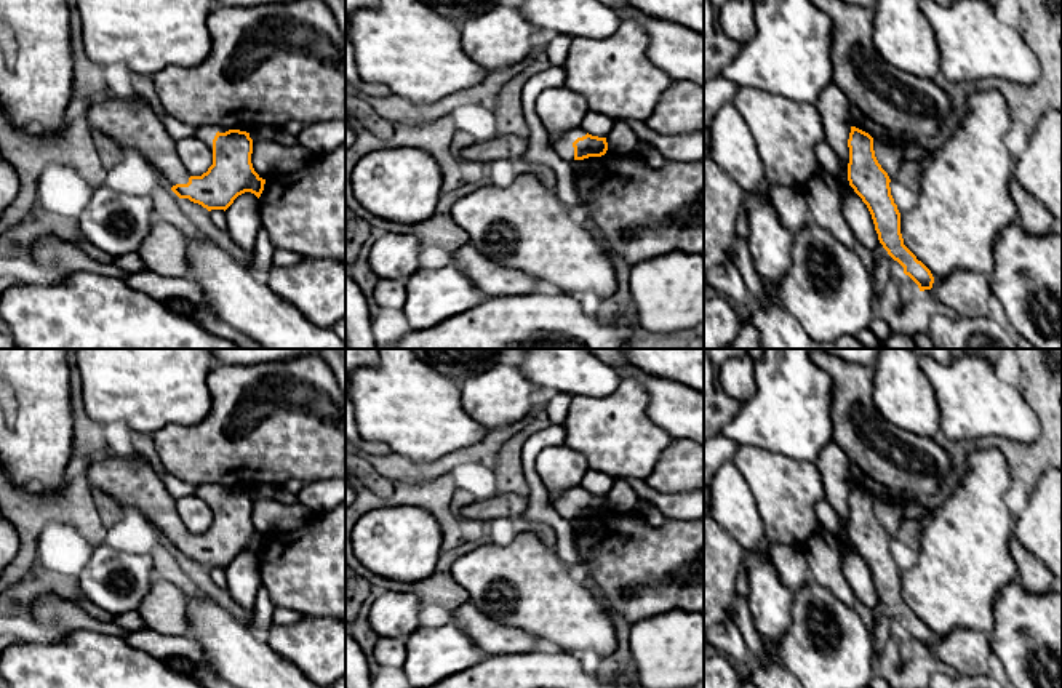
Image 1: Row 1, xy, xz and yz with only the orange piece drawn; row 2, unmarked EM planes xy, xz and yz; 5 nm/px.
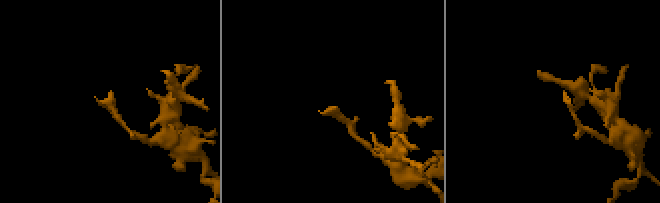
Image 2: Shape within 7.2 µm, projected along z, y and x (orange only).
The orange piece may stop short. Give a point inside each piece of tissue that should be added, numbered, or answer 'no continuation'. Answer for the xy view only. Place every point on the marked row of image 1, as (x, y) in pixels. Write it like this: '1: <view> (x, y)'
1: xy (130, 122)
2: xy (207, 133)

